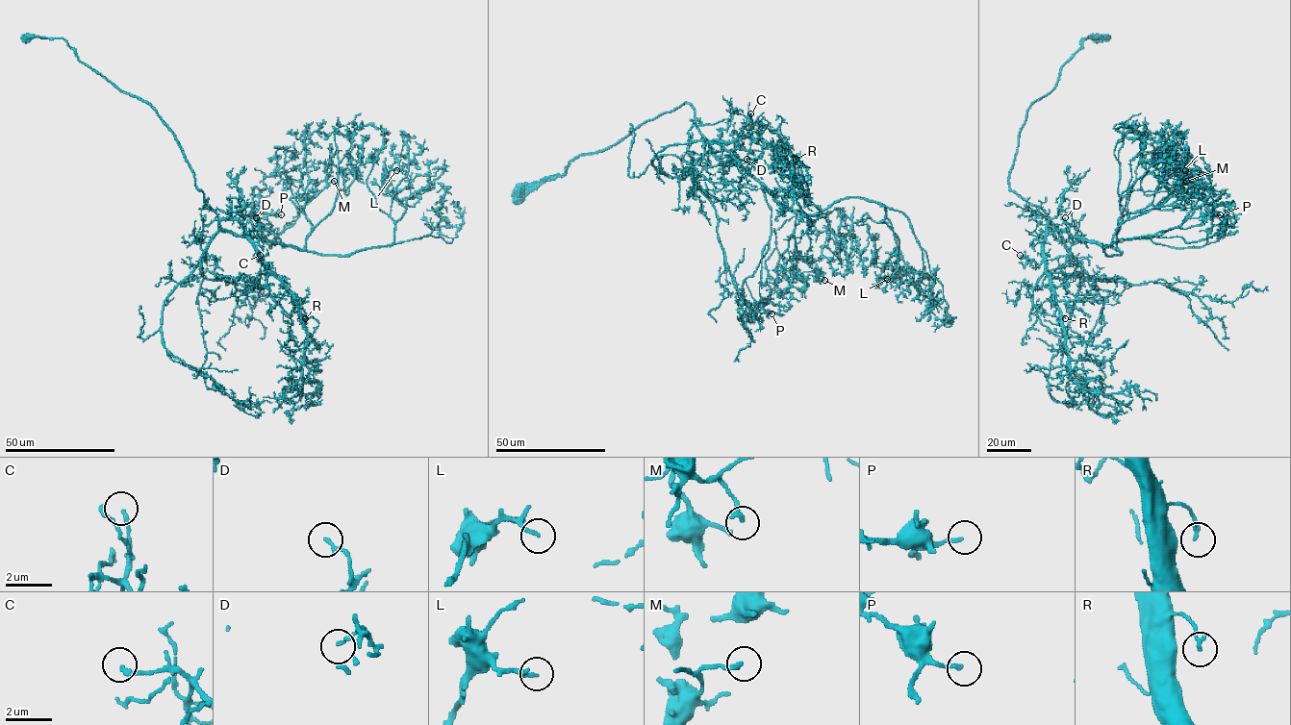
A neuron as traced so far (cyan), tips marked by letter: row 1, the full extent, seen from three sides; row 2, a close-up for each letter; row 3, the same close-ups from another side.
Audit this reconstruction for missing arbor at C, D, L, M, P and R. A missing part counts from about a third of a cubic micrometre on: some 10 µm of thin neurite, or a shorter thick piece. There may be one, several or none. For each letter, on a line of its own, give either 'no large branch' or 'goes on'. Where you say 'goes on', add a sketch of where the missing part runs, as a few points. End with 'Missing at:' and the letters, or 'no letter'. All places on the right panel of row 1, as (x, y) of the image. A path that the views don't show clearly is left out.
C: no large branch
D: no large branch
L: no large branch
M: no large branch
P: no large branch
R: no large branch
Missing at: no letter

